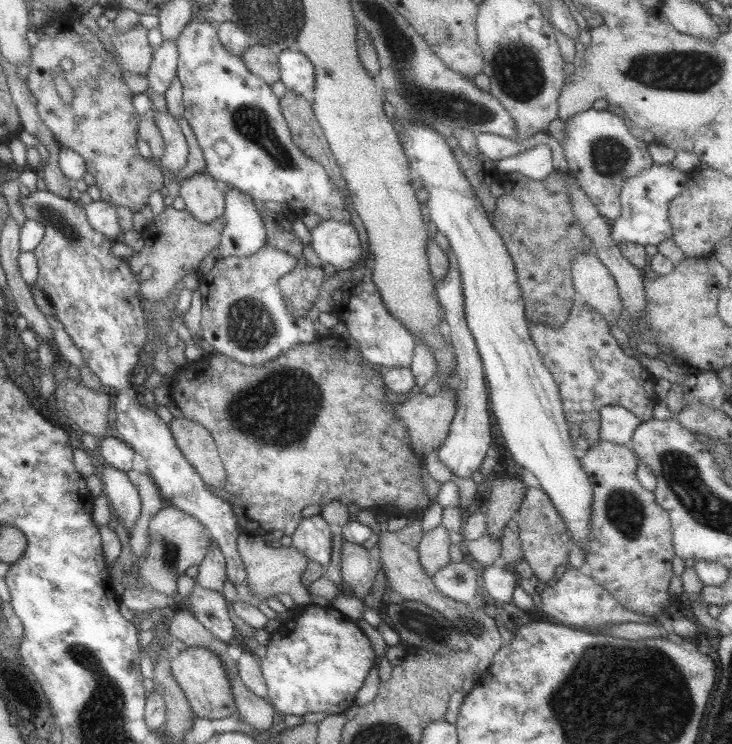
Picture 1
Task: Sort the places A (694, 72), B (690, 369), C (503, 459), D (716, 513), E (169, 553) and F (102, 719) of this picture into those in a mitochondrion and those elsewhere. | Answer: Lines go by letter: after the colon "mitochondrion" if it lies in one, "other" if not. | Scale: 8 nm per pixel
A: mitochondrion
B: other
C: other
D: mitochondrion
E: mitochondrion
F: mitochondrion

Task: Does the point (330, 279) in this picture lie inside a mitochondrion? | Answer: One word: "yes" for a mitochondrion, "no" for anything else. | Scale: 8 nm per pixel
no

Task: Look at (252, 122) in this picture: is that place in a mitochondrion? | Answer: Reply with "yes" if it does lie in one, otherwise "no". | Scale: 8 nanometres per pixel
yes

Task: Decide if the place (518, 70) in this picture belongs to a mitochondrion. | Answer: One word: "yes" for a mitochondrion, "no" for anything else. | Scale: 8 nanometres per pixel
yes

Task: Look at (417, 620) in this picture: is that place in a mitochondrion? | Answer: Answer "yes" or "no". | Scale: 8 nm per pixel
yes

